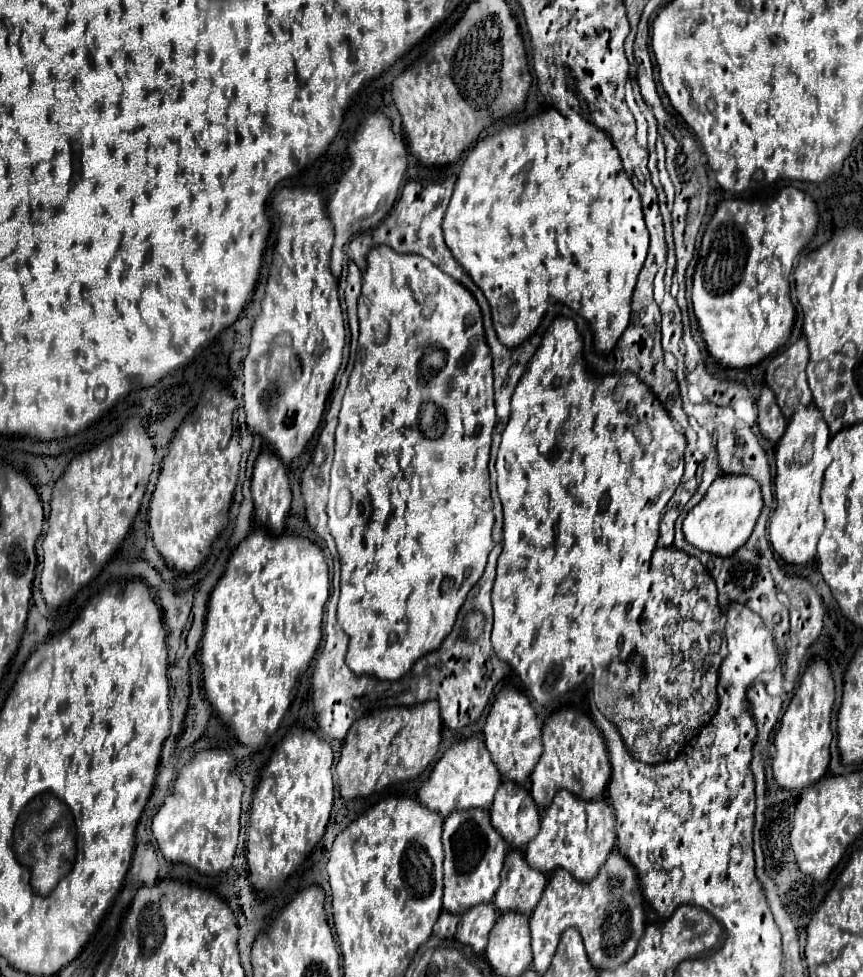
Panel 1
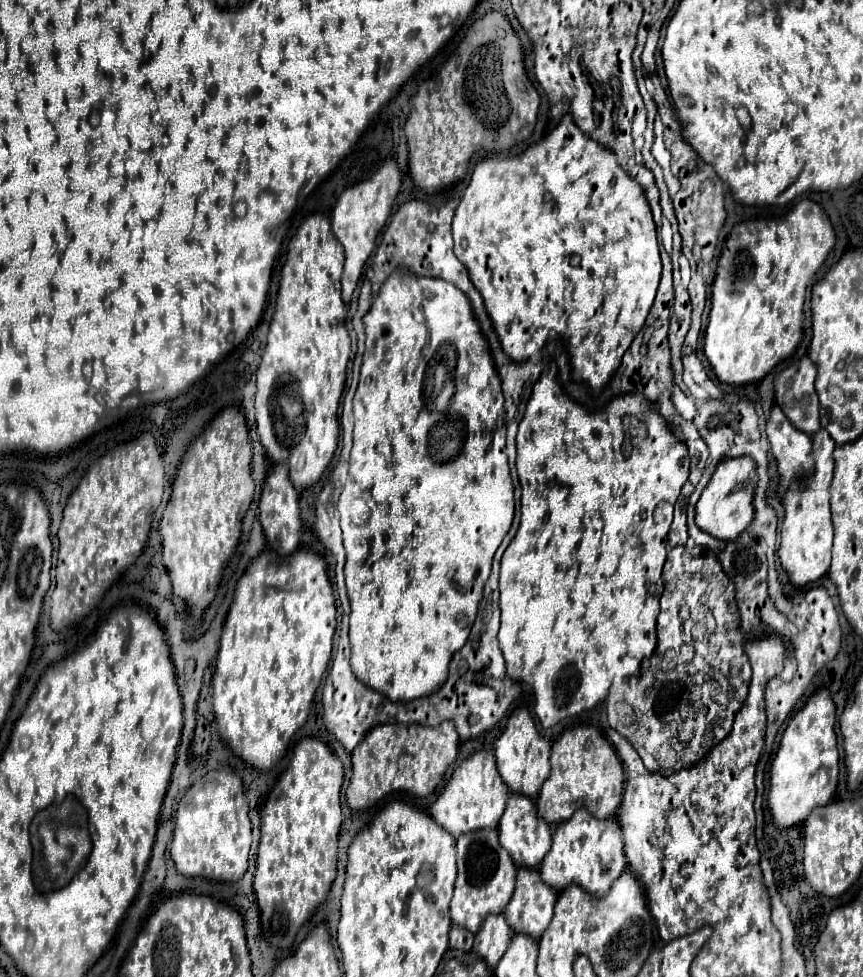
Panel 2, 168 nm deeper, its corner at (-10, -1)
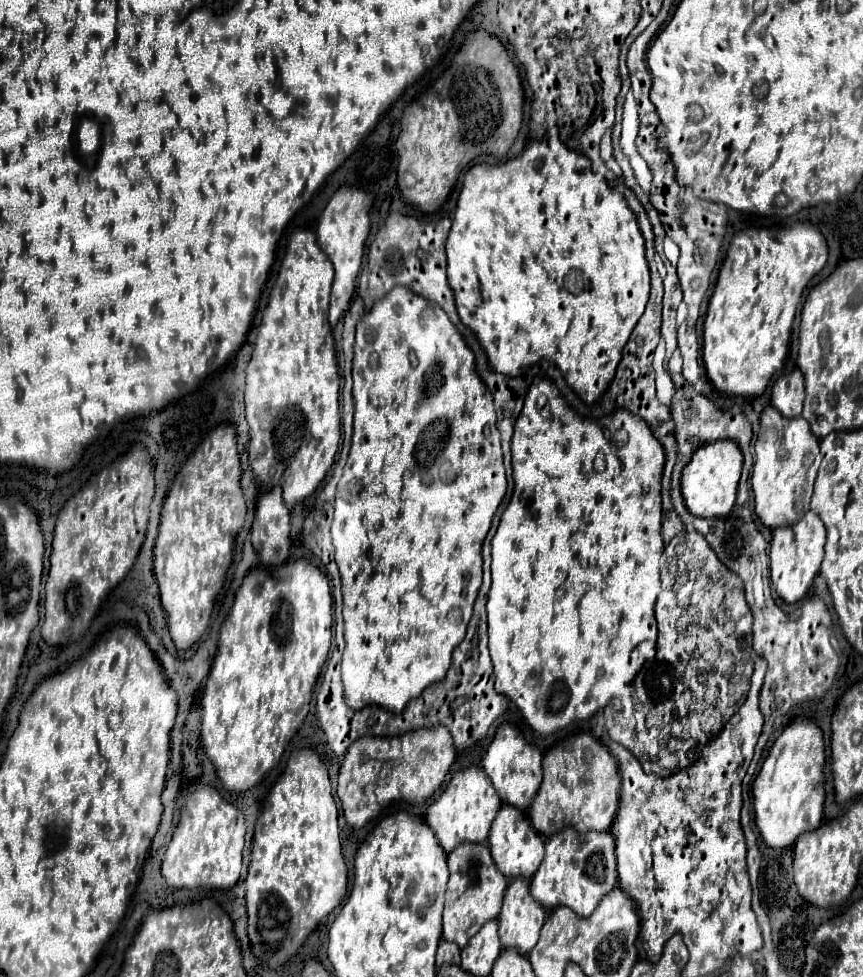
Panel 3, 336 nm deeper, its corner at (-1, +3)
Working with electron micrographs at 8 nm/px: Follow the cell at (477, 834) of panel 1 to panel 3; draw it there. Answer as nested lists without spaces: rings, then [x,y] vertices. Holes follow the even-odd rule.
[[[463,843],[447,855],[449,885],[445,893],[443,937],[465,947],[467,941],[491,919],[497,919],[507,887],[507,877],[495,867],[485,843]]]

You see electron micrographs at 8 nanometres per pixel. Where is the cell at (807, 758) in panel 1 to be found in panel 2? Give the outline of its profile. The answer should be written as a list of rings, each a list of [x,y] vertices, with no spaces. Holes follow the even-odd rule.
[[[828,689],[812,695],[788,723],[778,753],[772,761],[768,793],[768,809],[780,829],[802,825],[816,807],[832,801],[838,783],[838,747],[834,723],[836,709]]]

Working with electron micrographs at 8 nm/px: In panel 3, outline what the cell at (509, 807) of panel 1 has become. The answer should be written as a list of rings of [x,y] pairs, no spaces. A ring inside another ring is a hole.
[[[507,803],[499,809],[487,841],[497,869],[509,879],[531,877],[543,861],[543,837],[531,827],[531,821],[523,811],[519,811],[517,807],[507,807]]]

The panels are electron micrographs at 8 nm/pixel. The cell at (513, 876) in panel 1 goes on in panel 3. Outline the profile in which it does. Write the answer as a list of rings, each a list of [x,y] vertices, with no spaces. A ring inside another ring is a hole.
[[[511,879],[505,891],[499,913],[499,939],[503,947],[517,947],[519,953],[529,953],[547,919],[547,911],[531,899],[529,879]]]

